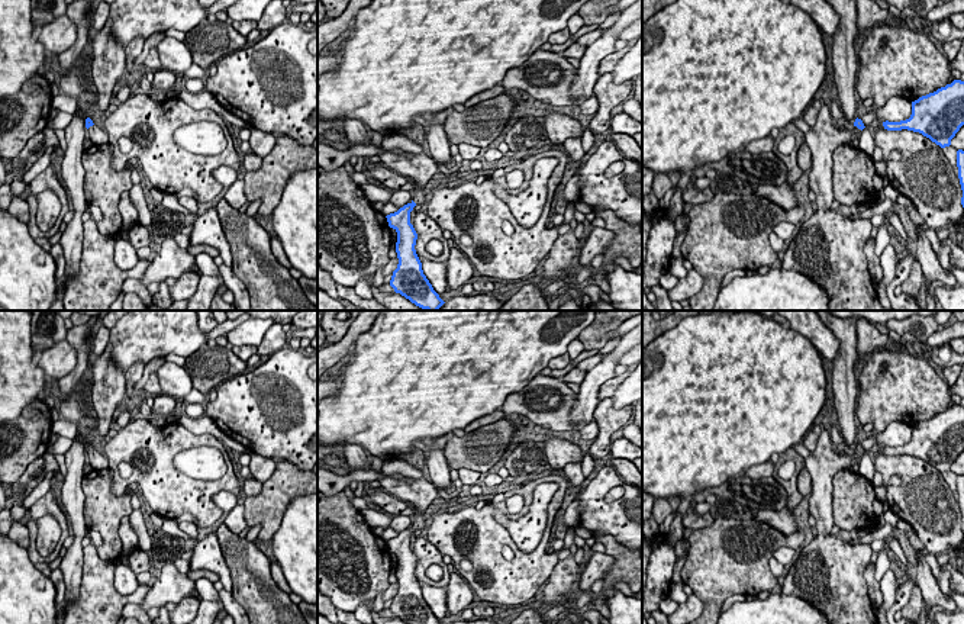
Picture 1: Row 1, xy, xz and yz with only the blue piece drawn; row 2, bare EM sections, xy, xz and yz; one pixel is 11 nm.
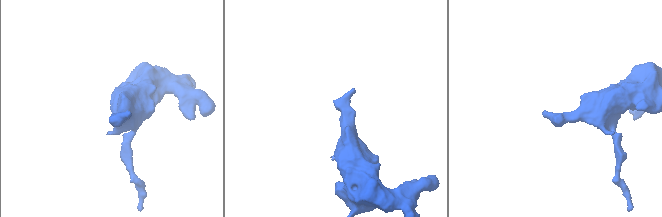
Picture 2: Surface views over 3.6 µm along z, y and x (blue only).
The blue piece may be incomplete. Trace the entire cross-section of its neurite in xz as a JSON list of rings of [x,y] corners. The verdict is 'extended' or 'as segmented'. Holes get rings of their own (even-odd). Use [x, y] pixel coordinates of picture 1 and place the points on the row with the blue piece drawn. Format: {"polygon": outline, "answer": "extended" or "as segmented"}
{"polygon": [[[387,151],[380,155],[380,161],[415,183],[412,202],[386,216],[388,226],[397,232],[399,264],[393,271],[390,286],[423,311],[438,311],[445,302],[423,274],[422,263],[415,250],[417,234],[410,223],[410,212],[416,205],[425,203],[432,177],[439,171],[439,164],[425,152],[397,155]]], "answer": "extended"}

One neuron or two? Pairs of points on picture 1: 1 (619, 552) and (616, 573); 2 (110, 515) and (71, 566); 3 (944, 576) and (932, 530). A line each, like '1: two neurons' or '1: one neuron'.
1: one neuron
2: two neurons
3: two neurons

